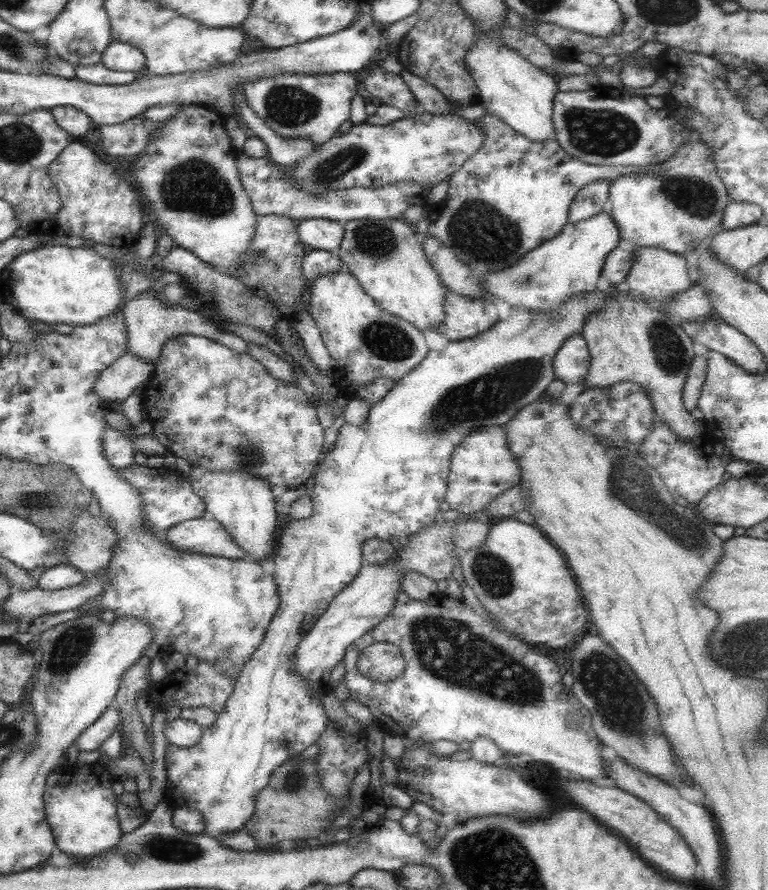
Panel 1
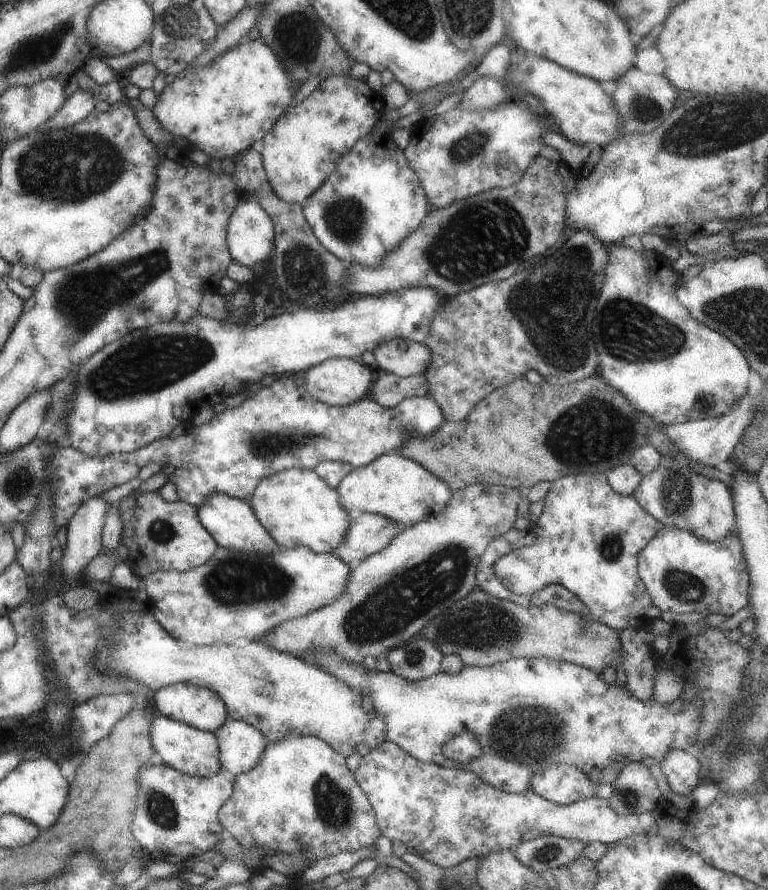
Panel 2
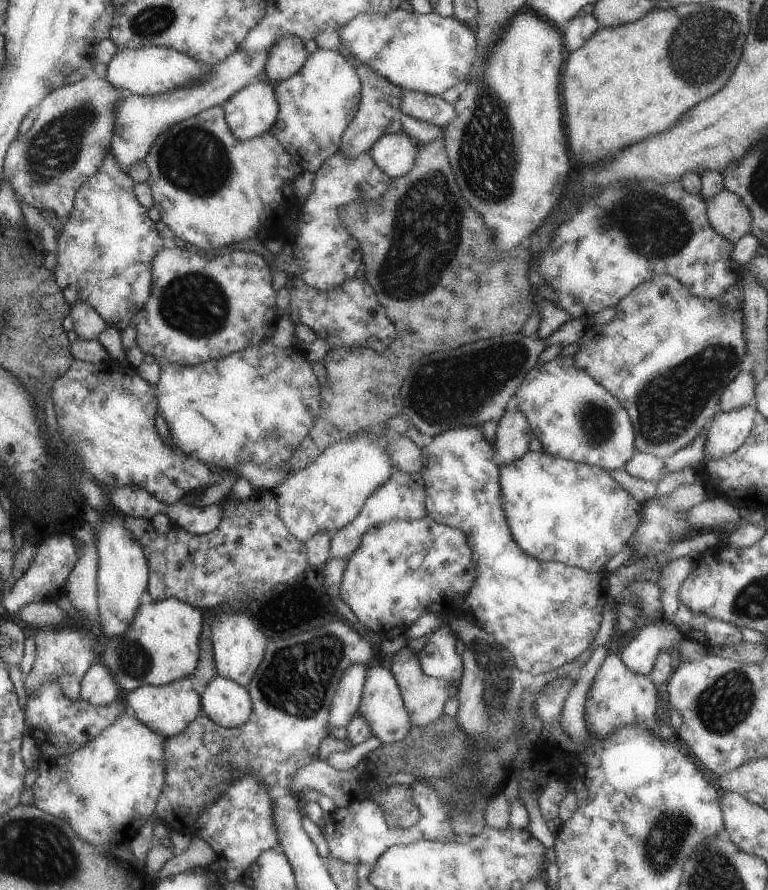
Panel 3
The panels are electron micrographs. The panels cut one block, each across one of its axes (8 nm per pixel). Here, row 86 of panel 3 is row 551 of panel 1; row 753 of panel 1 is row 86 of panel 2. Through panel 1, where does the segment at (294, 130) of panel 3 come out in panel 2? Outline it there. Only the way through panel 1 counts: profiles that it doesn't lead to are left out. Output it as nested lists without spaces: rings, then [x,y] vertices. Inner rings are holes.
[[[246,38],[197,73],[183,70],[177,74],[173,82],[161,90],[151,111],[167,132],[185,138],[210,158],[225,159],[245,151],[253,142],[262,140],[284,111],[290,108],[299,86],[299,82],[286,74],[269,46],[261,40]]]

